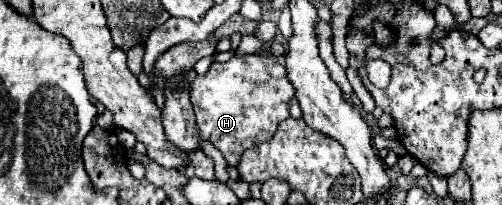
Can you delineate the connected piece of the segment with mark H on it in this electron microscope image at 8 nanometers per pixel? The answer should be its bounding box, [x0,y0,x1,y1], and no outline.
[191,54,295,166]

